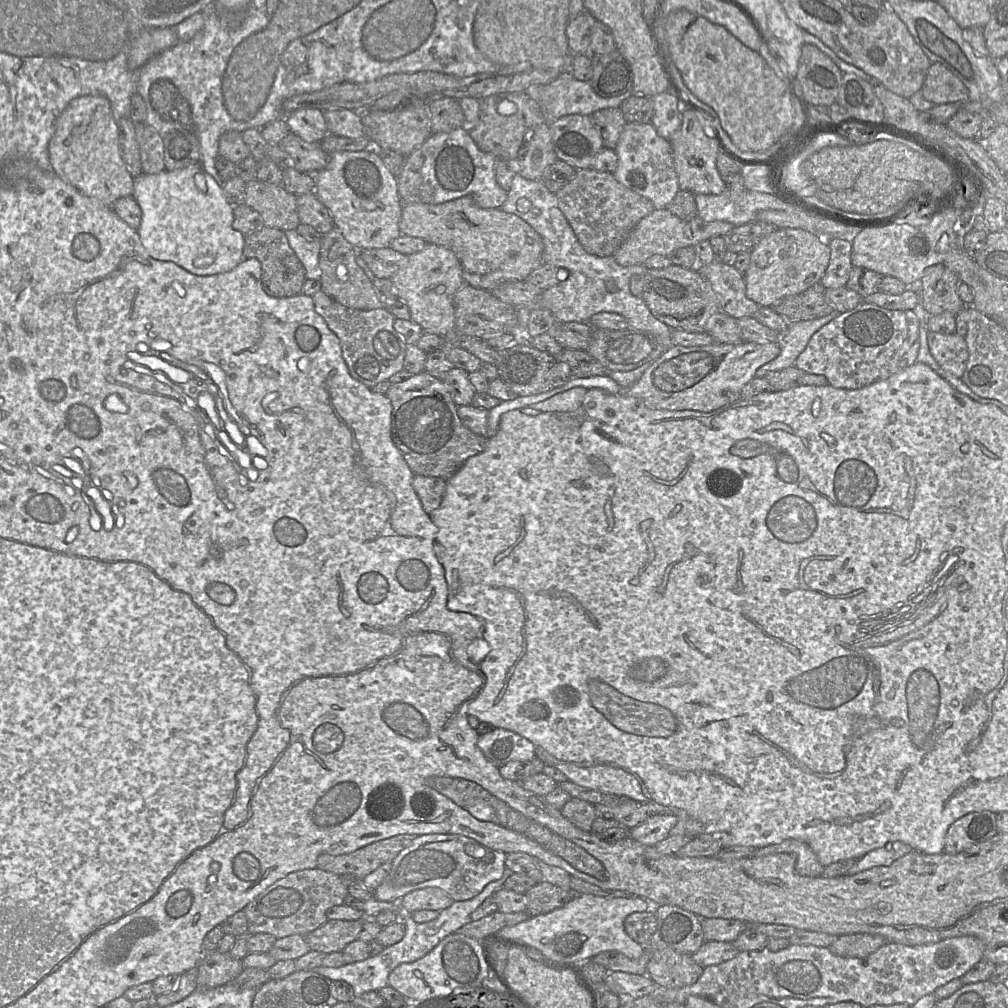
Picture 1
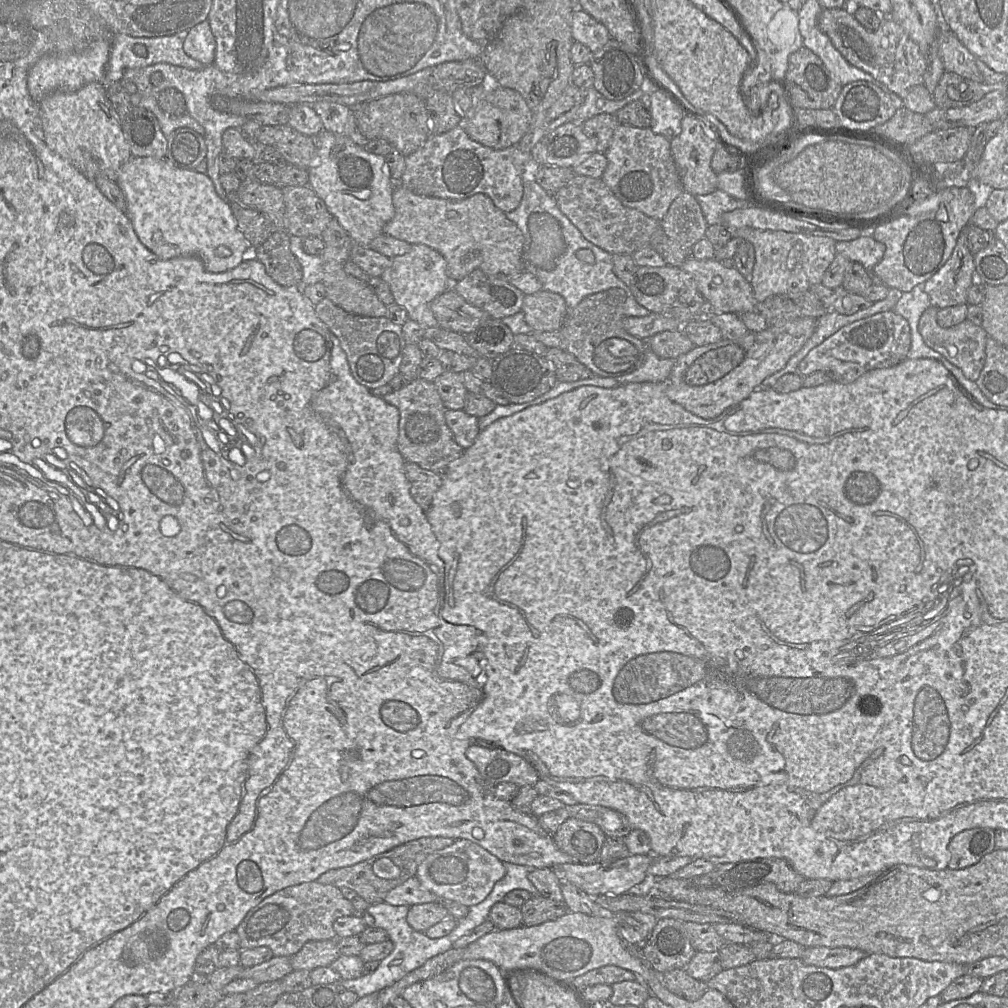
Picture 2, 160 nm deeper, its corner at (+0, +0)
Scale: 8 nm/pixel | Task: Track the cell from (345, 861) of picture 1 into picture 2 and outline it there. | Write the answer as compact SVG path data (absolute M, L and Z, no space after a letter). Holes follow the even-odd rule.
M422 837L398 845L368 860L351 866L331 869L317 878L321 884L351 888L369 904L383 902L387 893L412 877L416 877L417 869L423 860L433 852L453 844L449 837Z

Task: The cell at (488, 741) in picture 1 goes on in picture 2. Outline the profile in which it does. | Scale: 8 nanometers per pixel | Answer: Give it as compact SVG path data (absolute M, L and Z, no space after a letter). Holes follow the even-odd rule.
M471 745L466 750L466 756L475 764L481 776L493 786L502 782L512 782L519 787L534 786L540 779L530 762L500 747Z

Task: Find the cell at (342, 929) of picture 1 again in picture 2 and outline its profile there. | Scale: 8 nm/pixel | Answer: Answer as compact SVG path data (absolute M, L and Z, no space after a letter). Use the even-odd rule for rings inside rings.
M338 937L329 940L309 941L291 958L293 970L312 971L317 967L330 966L339 956Z

